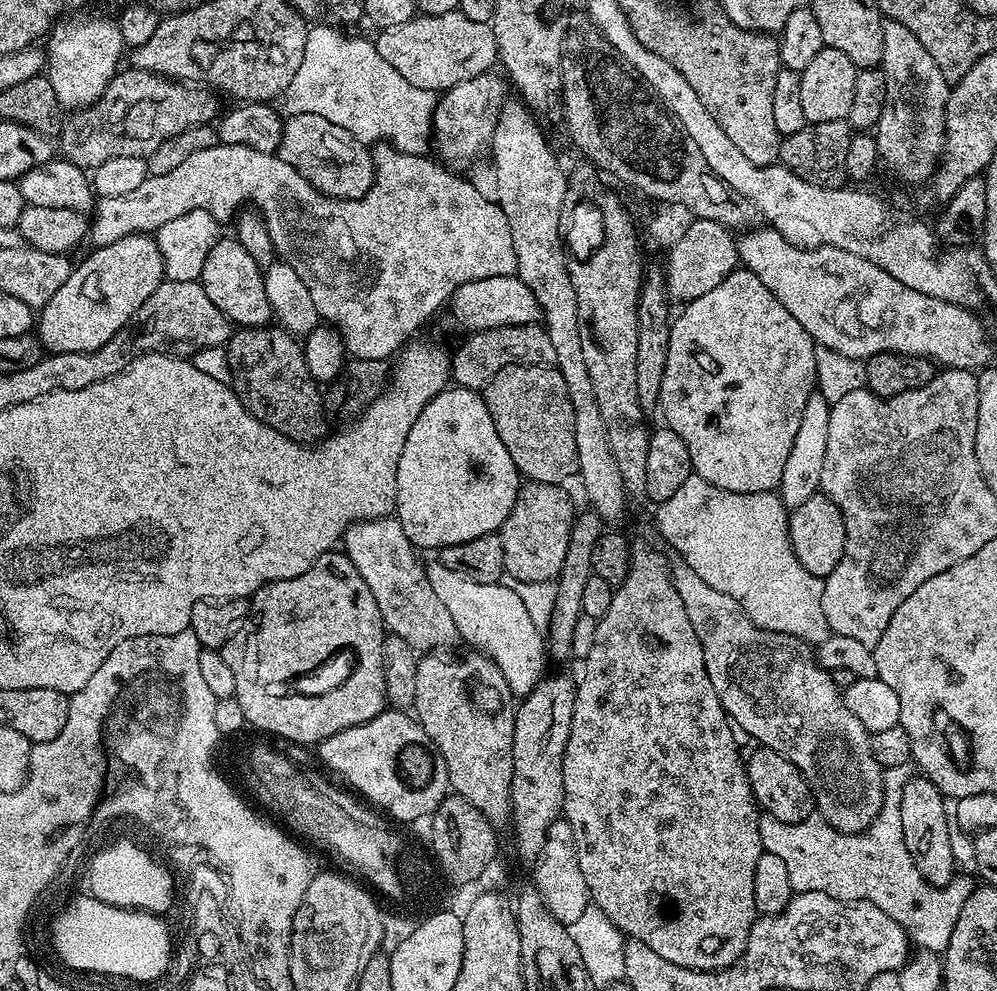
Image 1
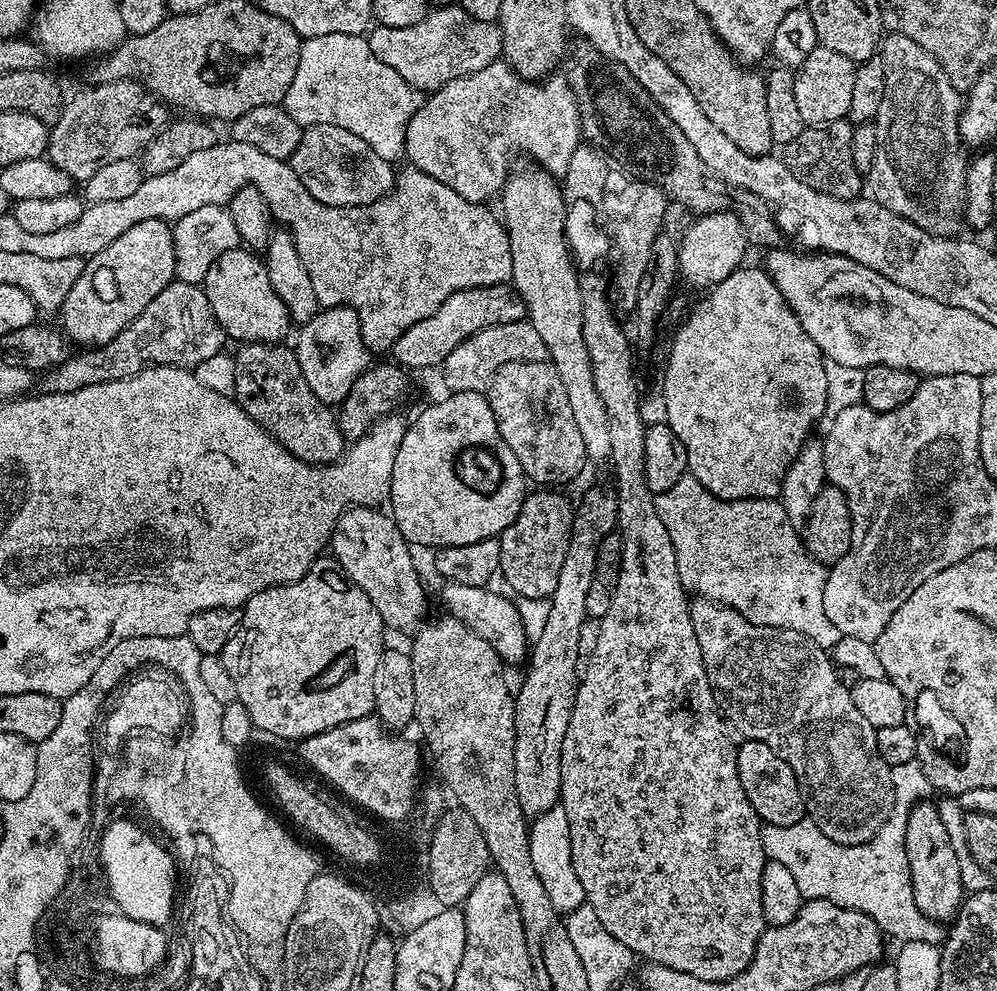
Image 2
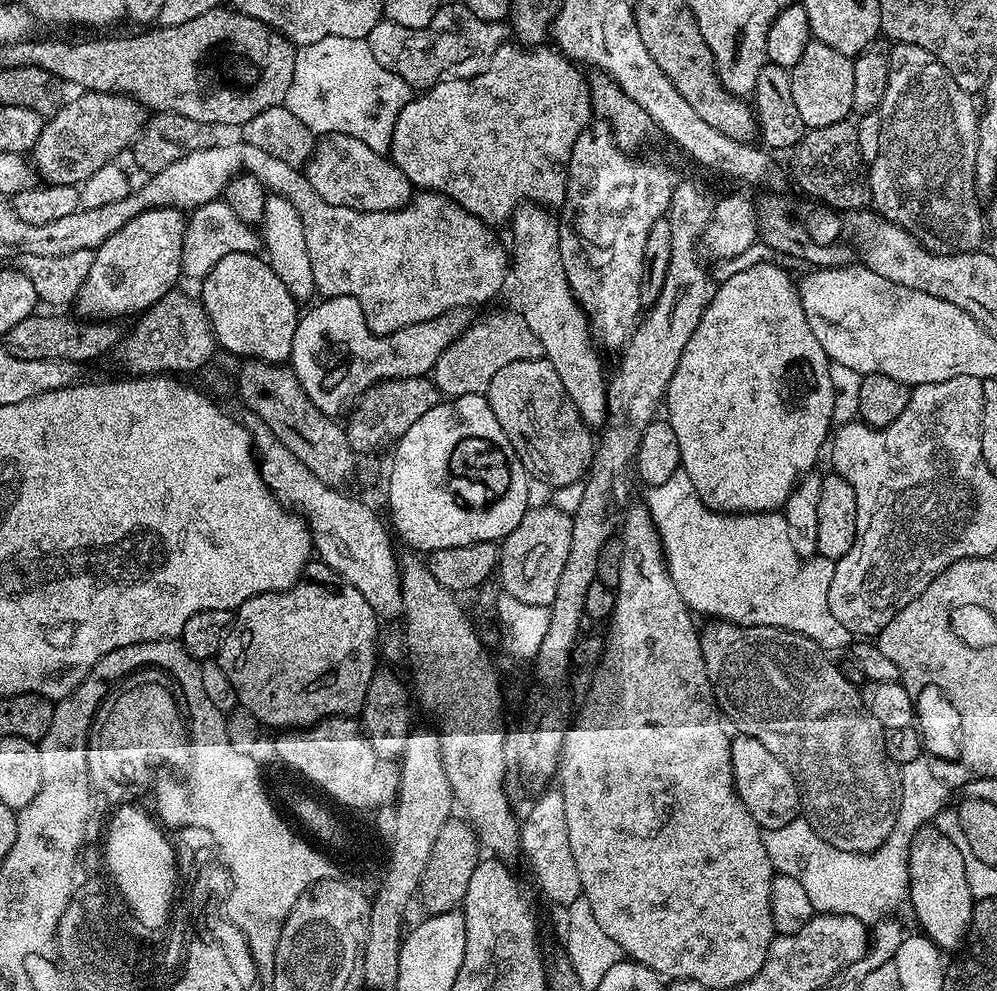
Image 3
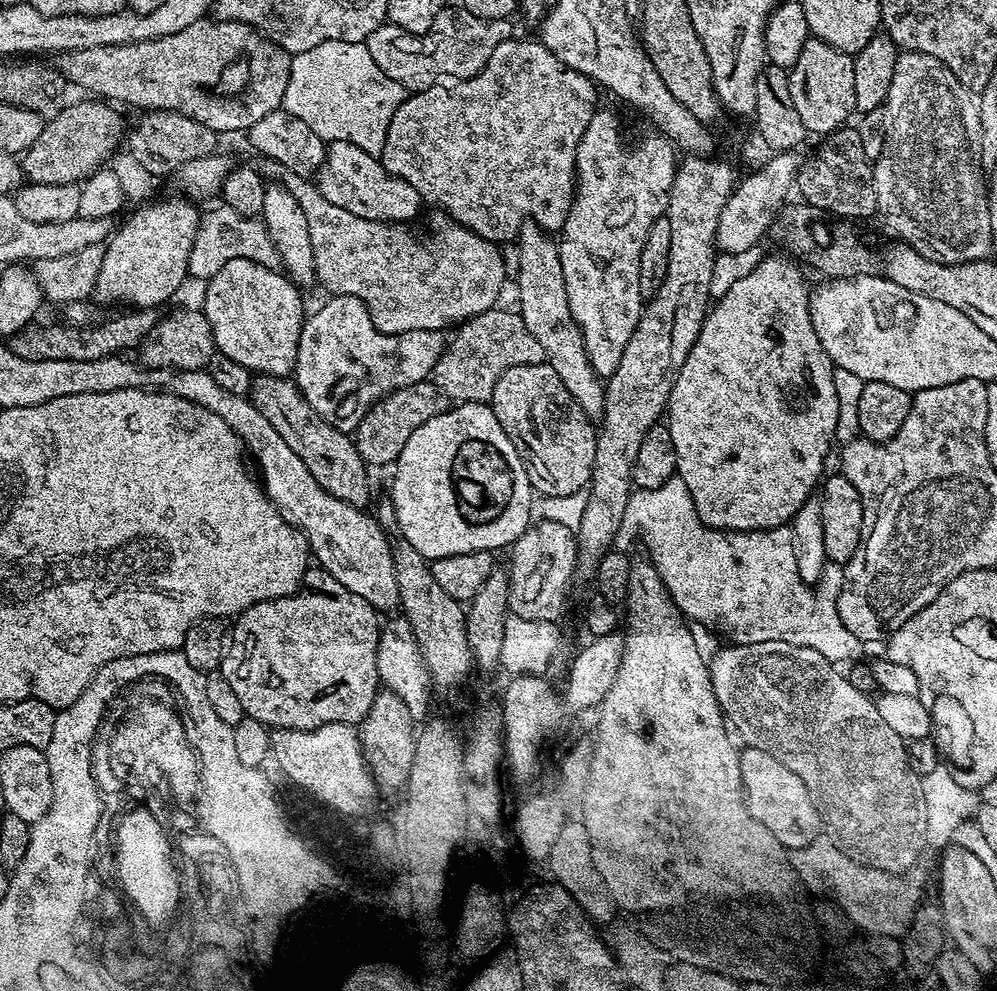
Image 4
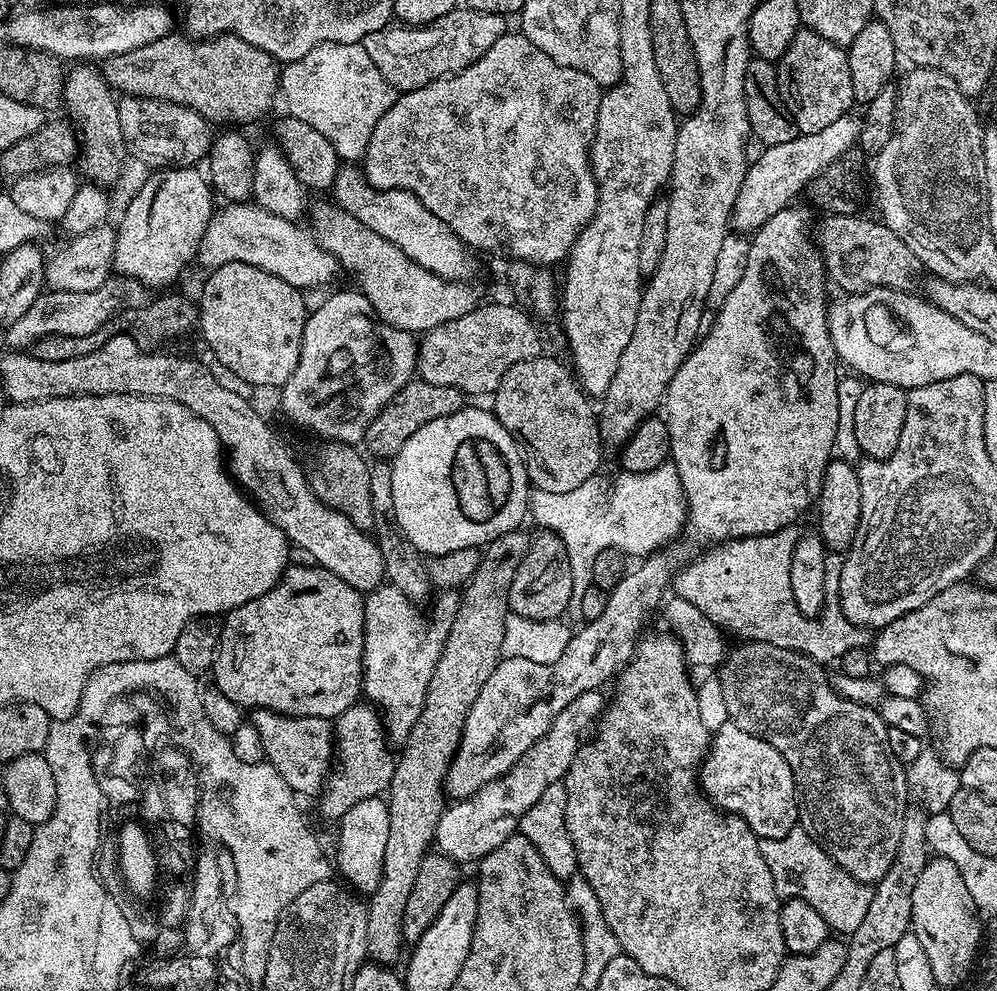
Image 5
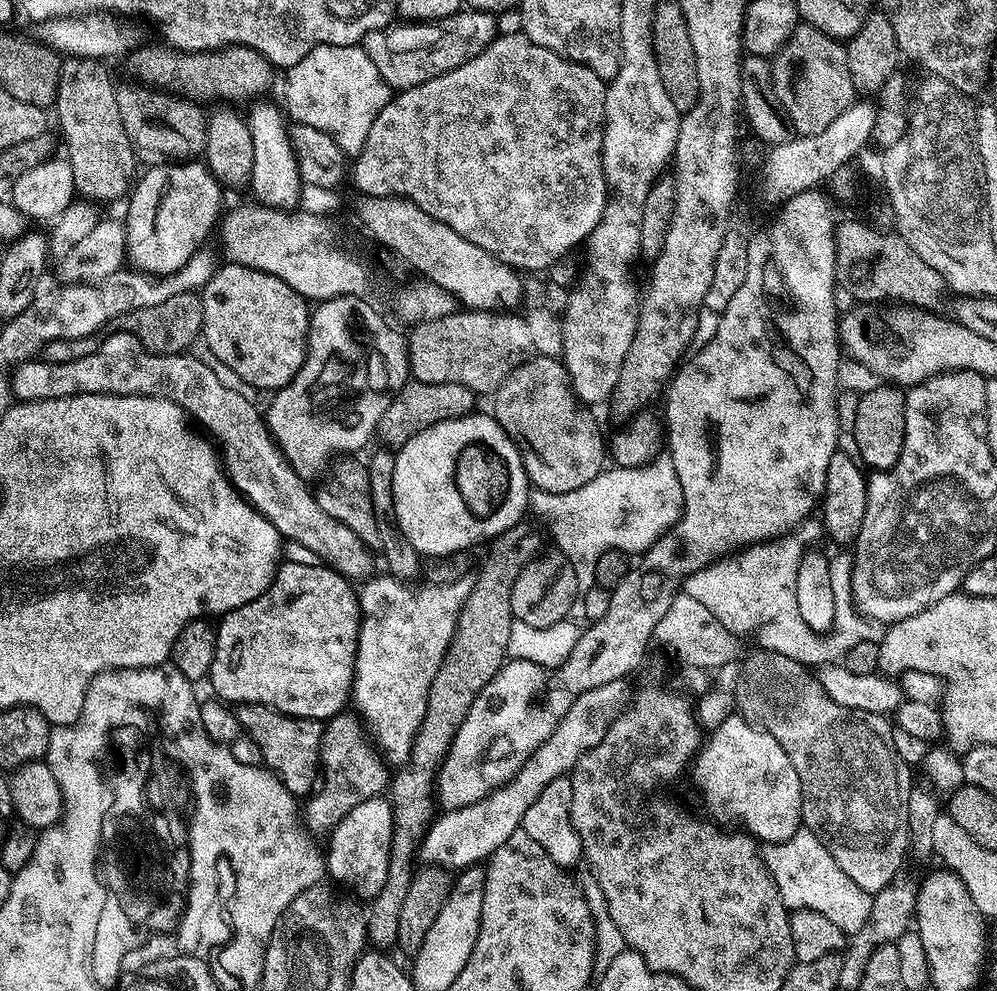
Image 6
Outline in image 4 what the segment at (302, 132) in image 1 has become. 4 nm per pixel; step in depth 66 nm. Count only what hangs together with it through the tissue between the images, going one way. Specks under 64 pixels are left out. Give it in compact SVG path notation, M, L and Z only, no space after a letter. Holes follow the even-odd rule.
M345 140L327 145L318 169L318 187L326 202L334 202L334 206L342 206L342 210L350 210L358 218L408 222L411 216L419 214L422 205L420 192L410 182L391 176L377 157Z

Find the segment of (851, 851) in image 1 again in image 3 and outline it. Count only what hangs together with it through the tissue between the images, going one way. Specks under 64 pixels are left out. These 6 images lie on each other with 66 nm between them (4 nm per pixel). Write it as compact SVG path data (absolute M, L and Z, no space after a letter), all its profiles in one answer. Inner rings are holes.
M921 758L914 762L906 762L898 768L898 807L896 821L882 846L873 852L847 852L838 850L831 840L824 839L807 819L797 818L786 826L769 828L763 833L766 854L770 854L773 869L779 875L795 878L806 890L813 909L817 913L829 916L853 916L865 922L880 922L891 917L900 907L905 907L908 899L908 851L912 839L918 829L929 823L931 816L936 816L944 808L948 800L948 788L936 777L936 772L927 764L927 759Z

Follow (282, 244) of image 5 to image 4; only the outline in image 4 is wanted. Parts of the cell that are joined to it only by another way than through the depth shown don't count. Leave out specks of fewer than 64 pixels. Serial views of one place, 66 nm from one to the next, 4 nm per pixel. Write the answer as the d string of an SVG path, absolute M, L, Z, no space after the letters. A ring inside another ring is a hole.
M227 206L212 208L201 215L198 222L198 230L194 234L193 245L190 246L190 260L188 262L188 274L194 281L207 282L212 279L226 262L234 258L246 258L258 262L267 268L280 268L280 255L270 238L268 228L263 219L255 216L243 216L238 210Z

